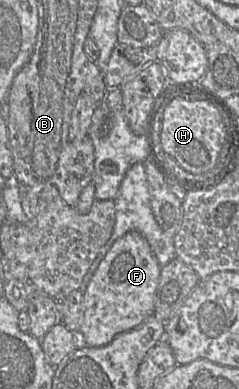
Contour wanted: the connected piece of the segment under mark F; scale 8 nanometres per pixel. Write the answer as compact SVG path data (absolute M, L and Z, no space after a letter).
M130 231L117 239L94 272L83 294L83 323L79 332L87 346L102 347L118 335L141 326L153 315L155 294L161 266L147 240L138 232Z

